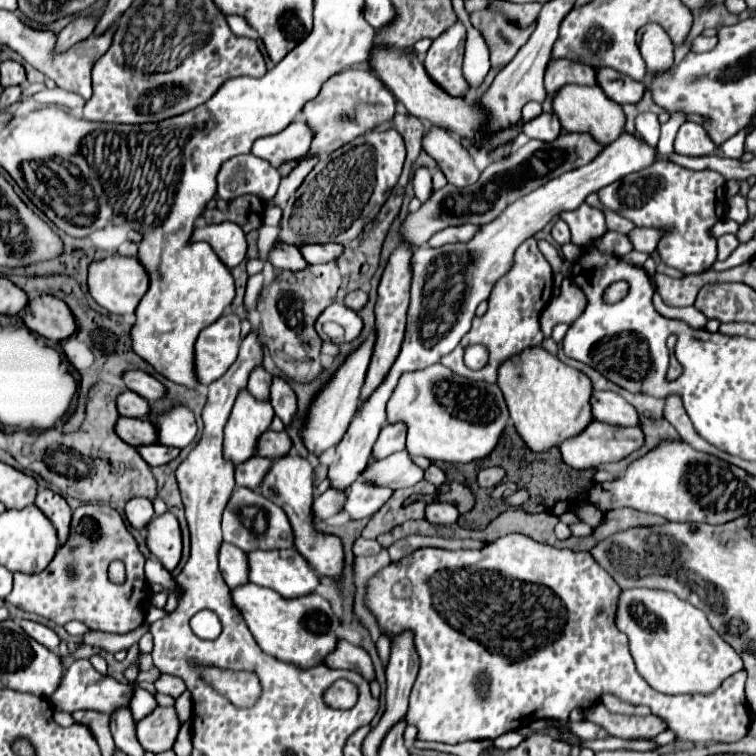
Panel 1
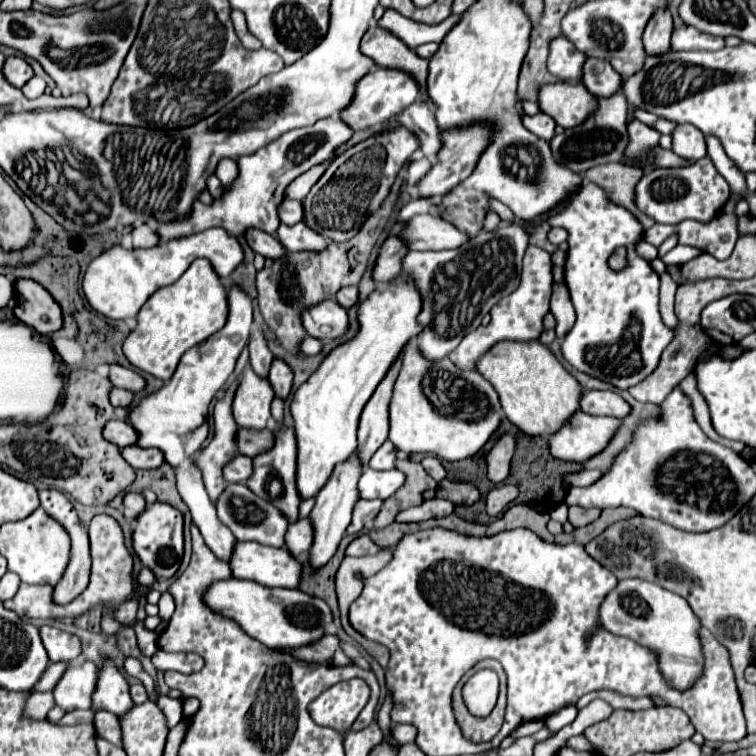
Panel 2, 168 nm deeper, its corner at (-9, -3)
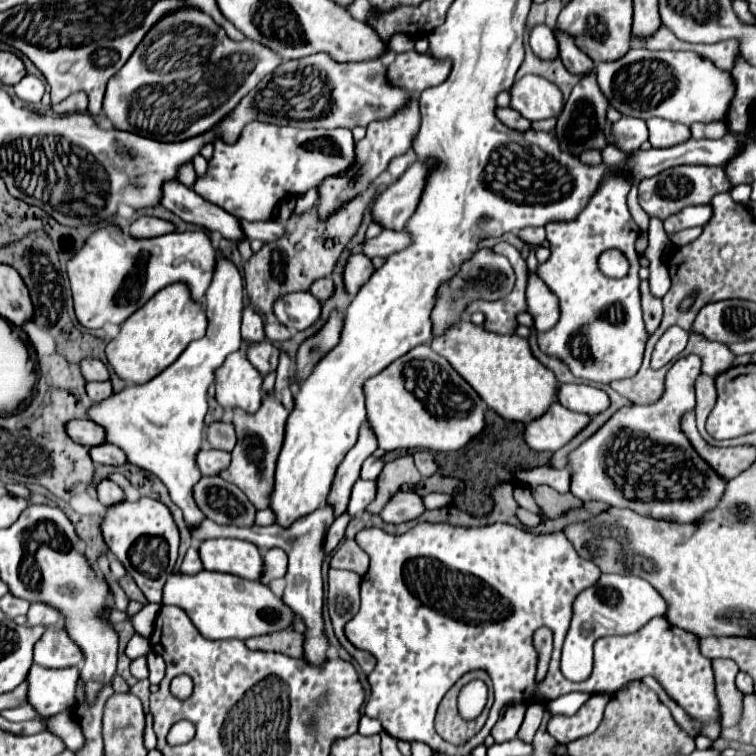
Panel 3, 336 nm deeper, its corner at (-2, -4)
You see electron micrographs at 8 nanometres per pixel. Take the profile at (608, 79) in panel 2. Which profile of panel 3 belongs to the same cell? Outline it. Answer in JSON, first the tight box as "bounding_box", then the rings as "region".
{"bounding_box":[555,30,593,76],"region":[[[555,30],[555,38],[557,38],[557,46],[559,46],[559,58],[571,74],[583,76],[583,74],[593,70],[591,58],[581,54],[581,50],[575,46],[575,40],[567,32]]]}

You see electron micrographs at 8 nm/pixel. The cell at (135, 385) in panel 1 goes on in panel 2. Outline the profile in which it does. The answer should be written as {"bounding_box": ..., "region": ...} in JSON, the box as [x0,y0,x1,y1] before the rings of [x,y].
{"bounding_box":[110,365,146,393],"region":[[[110,365],[110,381],[126,391],[132,393],[140,393],[146,387],[146,379],[142,375],[138,375],[132,369],[126,369],[122,365]]]}

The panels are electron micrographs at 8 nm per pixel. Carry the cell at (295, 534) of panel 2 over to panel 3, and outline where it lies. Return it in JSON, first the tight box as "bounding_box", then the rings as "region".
{"bounding_box":[259,548,287,584],"region":[[[277,548],[267,550],[263,556],[263,572],[259,582],[269,584],[271,580],[285,576],[285,572],[287,572],[287,560],[277,560]]]}

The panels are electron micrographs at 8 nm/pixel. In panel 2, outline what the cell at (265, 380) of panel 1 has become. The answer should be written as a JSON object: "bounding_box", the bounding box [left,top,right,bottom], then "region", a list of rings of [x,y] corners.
{"bounding_box":[250,329,274,377],"region":[[[254,329],[252,331],[252,337],[250,337],[250,363],[252,363],[252,369],[258,377],[268,377],[270,373],[270,365],[274,361],[274,355],[270,353],[270,349],[266,347],[266,339],[262,335],[260,329]]]}

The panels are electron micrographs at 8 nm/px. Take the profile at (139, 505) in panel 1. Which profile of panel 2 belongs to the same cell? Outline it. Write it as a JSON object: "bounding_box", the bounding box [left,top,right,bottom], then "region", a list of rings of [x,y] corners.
{"bounding_box":[124,491,146,525],"region":[[[134,491],[126,493],[126,497],[124,497],[124,505],[126,505],[126,509],[124,509],[124,517],[126,517],[126,521],[128,521],[130,525],[134,525],[136,519],[138,519],[138,515],[146,509],[146,501],[144,501],[142,493],[134,493]]]}

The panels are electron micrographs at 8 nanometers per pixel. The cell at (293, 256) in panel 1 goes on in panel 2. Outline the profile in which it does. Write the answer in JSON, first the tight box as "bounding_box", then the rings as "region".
{"bounding_box":[246,229,288,261],"region":[[[258,229],[248,231],[248,233],[246,233],[246,241],[248,241],[248,245],[250,245],[256,253],[260,253],[260,255],[264,255],[266,259],[272,259],[272,261],[284,259],[286,253],[288,253],[286,247],[284,247],[274,235],[262,233],[262,231],[258,231]]]}

